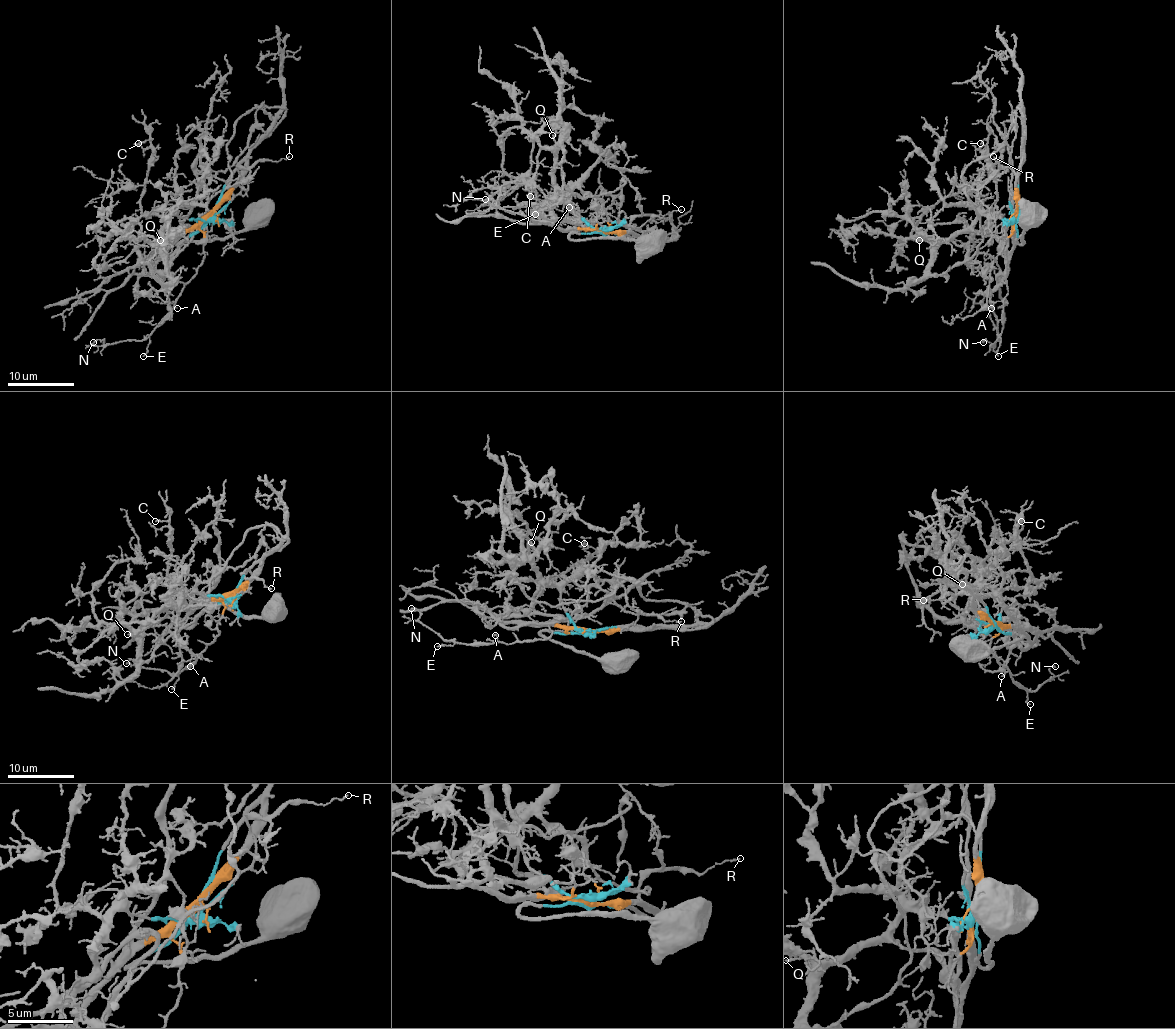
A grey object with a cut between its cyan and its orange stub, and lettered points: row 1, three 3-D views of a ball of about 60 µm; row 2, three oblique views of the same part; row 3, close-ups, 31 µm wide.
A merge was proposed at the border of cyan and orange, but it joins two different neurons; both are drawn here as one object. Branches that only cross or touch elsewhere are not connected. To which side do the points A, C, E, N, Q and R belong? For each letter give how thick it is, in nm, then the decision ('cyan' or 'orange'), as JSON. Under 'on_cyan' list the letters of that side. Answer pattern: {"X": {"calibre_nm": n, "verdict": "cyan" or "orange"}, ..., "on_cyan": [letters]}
{"A": {"calibre_nm": 80, "verdict": "orange"}, "C": {"calibre_nm": 140, "verdict": "cyan"}, "E": {"calibre_nm": 130, "verdict": "orange"}, "N": {"calibre_nm": 110, "verdict": "orange"}, "Q": {"calibre_nm": 160, "verdict": "cyan"}, "R": {"calibre_nm": 110, "verdict": "orange"}, "on_cyan": ["C", "Q"]}

